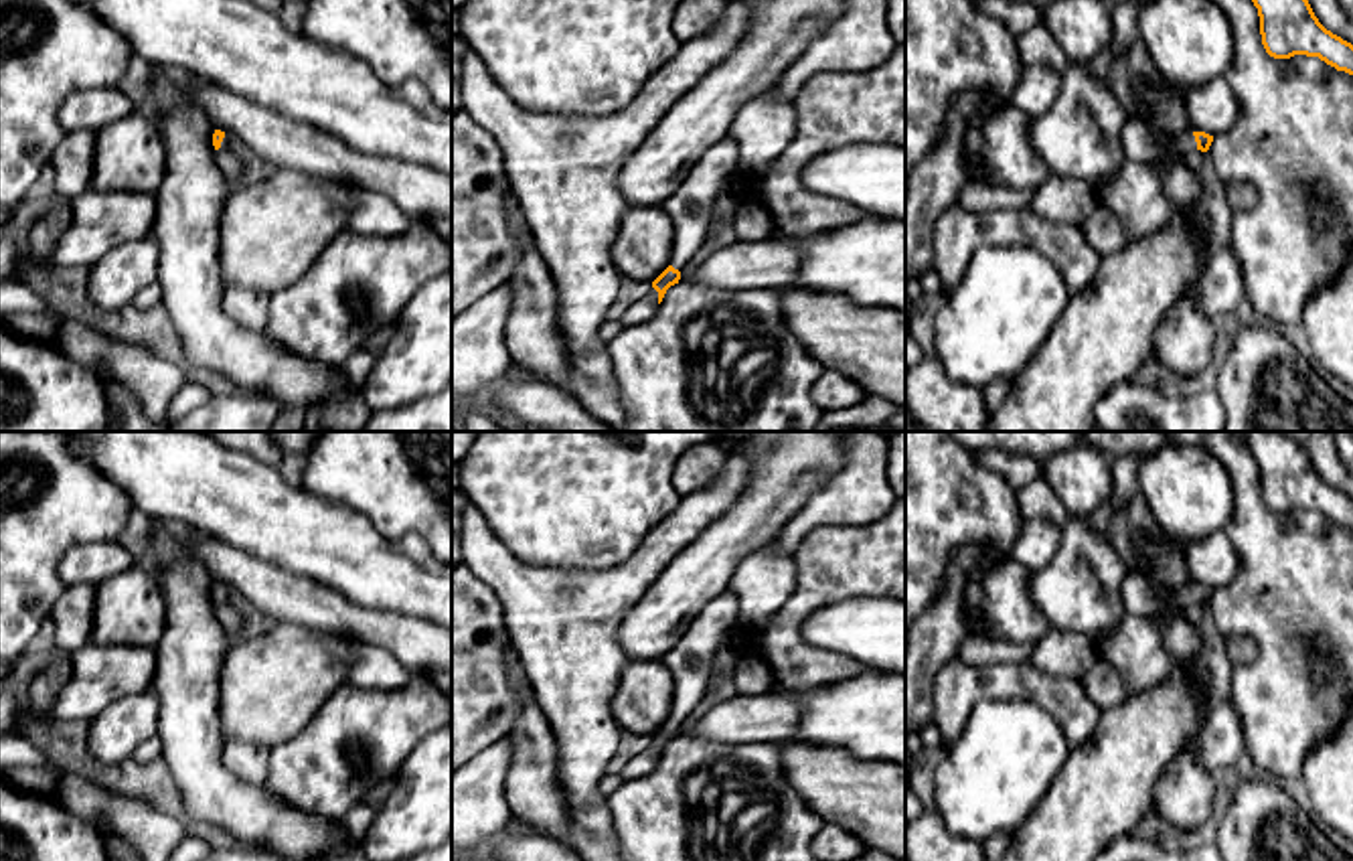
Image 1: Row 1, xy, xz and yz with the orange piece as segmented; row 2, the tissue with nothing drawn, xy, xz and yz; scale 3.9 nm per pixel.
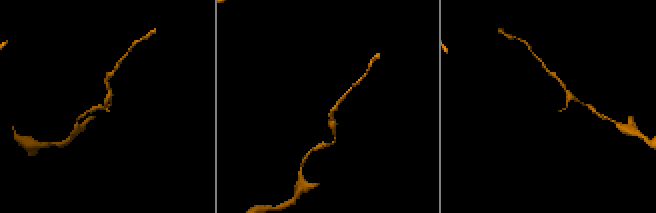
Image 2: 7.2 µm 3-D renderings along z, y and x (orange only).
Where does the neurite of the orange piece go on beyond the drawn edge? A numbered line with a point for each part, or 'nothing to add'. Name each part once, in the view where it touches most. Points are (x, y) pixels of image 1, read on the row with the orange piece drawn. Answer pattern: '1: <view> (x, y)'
1: yz (1141, 142)

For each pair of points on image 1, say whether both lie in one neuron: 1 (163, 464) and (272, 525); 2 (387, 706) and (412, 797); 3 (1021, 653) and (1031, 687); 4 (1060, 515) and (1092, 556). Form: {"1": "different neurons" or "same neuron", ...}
{"1": "same neuron", "2": "different neurons", "3": "different neurons", "4": "different neurons"}

